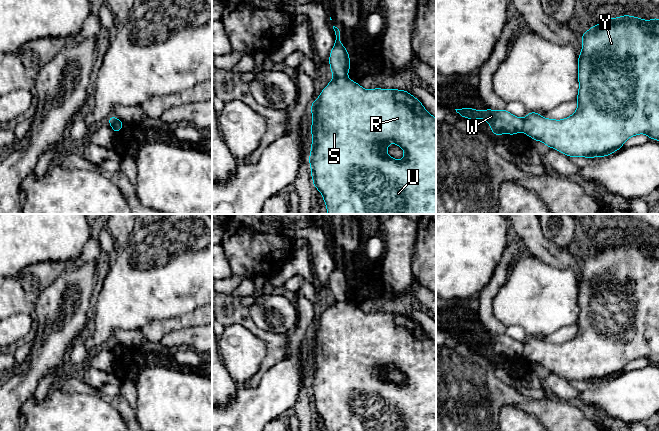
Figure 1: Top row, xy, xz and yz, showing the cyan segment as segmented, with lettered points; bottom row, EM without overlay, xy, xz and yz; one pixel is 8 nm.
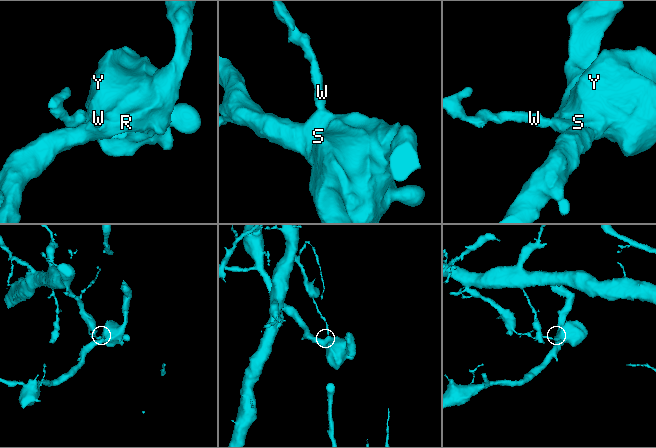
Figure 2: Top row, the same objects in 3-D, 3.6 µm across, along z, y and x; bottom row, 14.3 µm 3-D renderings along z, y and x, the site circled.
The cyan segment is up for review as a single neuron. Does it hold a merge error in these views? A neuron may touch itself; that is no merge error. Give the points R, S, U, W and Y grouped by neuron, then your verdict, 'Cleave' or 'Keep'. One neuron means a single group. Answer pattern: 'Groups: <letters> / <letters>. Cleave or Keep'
Groups: R S U Y / W. Cleave

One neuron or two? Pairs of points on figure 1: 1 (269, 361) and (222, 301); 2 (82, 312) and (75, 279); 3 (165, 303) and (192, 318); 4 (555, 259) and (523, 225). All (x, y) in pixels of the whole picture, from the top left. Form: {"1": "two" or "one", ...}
{"1": "one", "2": "one", "3": "two", "4": "one"}

